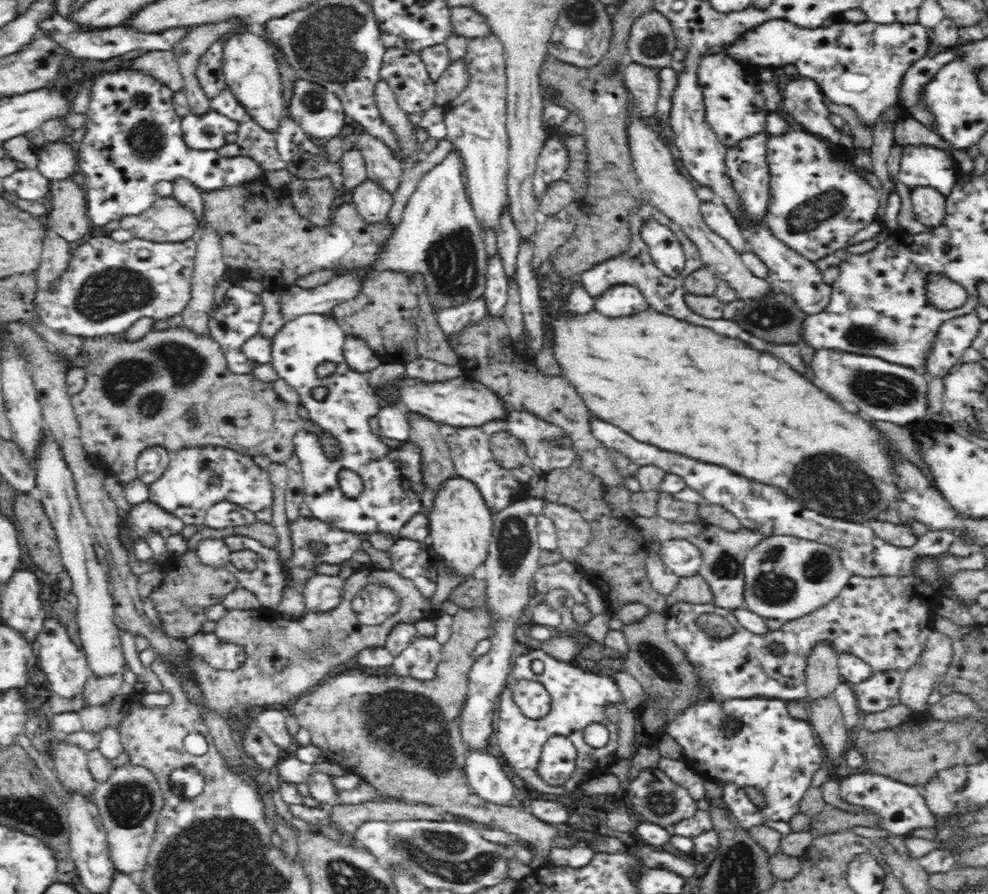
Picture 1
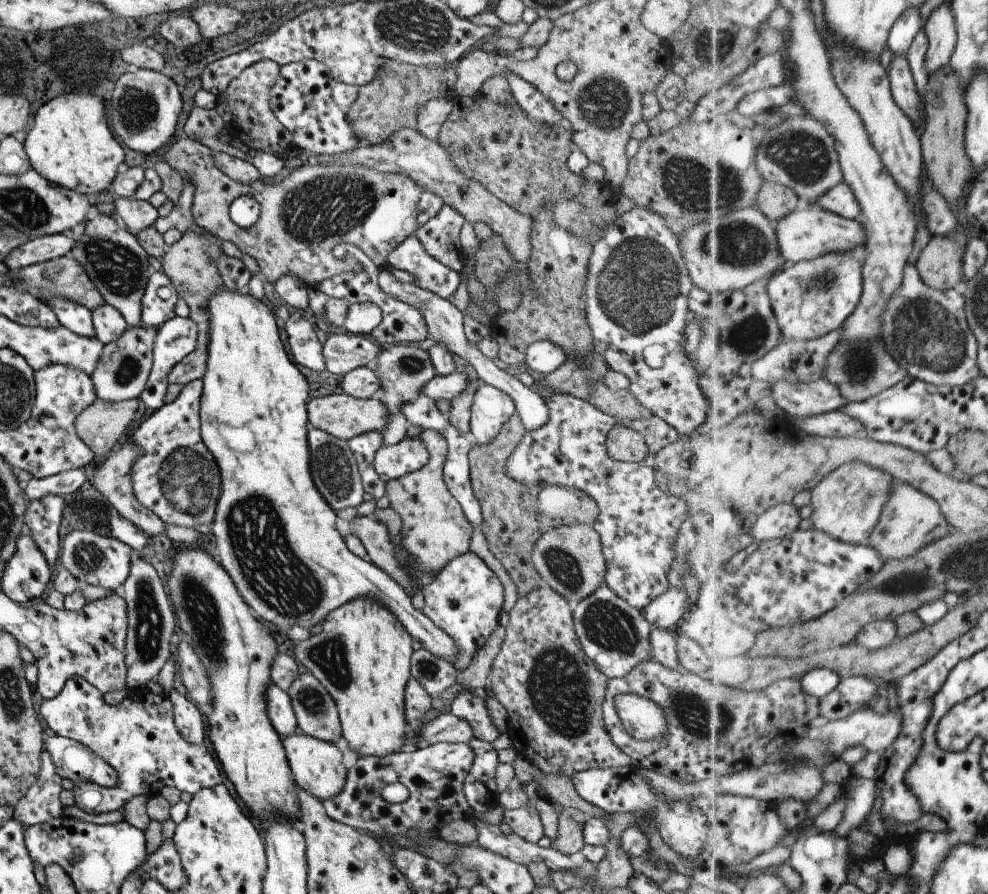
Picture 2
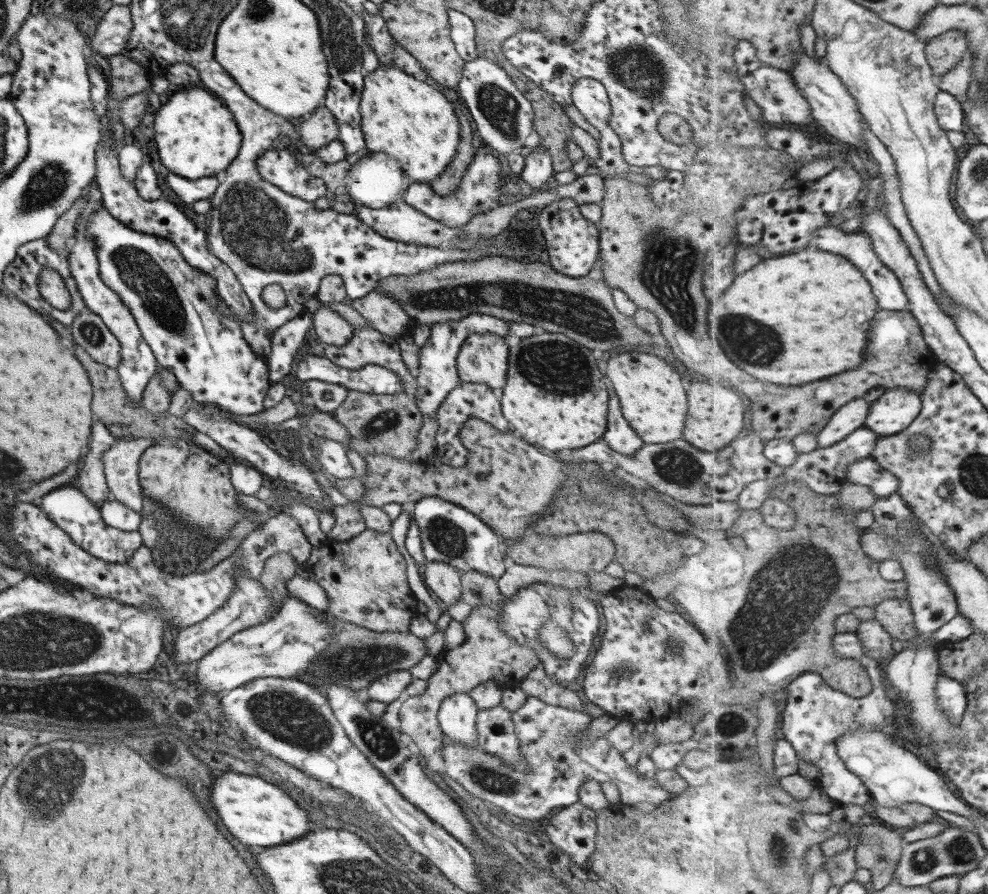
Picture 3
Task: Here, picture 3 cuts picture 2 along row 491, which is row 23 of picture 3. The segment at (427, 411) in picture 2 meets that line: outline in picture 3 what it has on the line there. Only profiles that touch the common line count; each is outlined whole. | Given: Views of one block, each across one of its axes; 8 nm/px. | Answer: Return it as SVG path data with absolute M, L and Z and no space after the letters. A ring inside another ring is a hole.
M448 8L448 20L450 20L450 38L455 49L465 61L472 60L477 56L476 28L472 19L466 16L465 12Z

